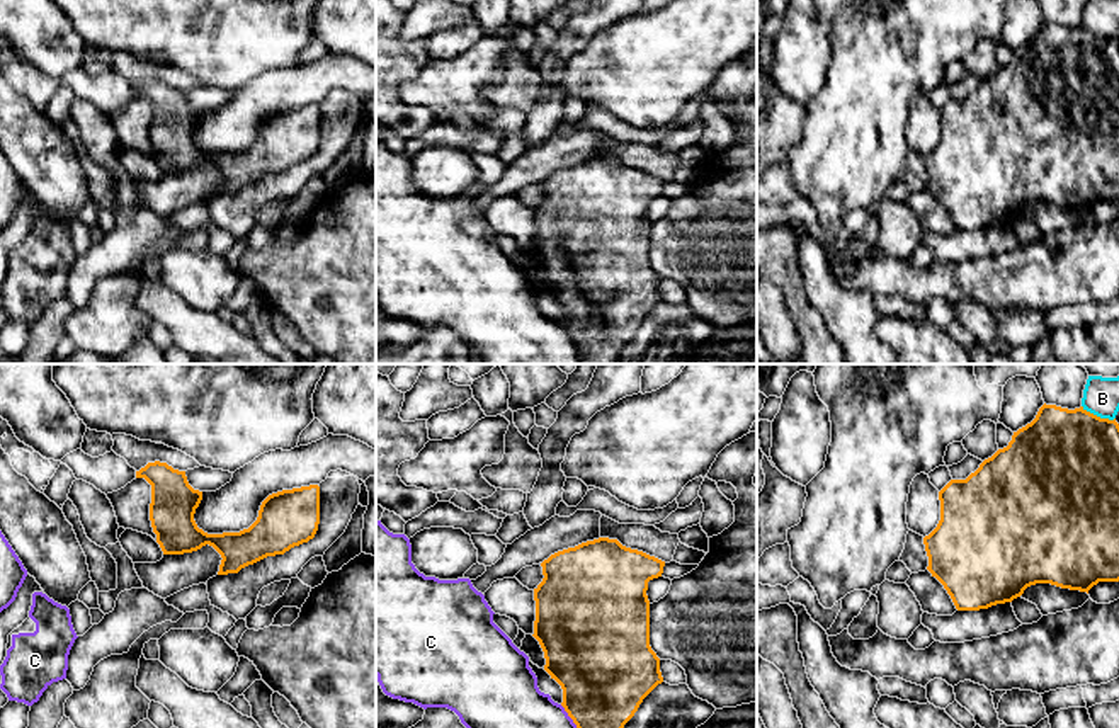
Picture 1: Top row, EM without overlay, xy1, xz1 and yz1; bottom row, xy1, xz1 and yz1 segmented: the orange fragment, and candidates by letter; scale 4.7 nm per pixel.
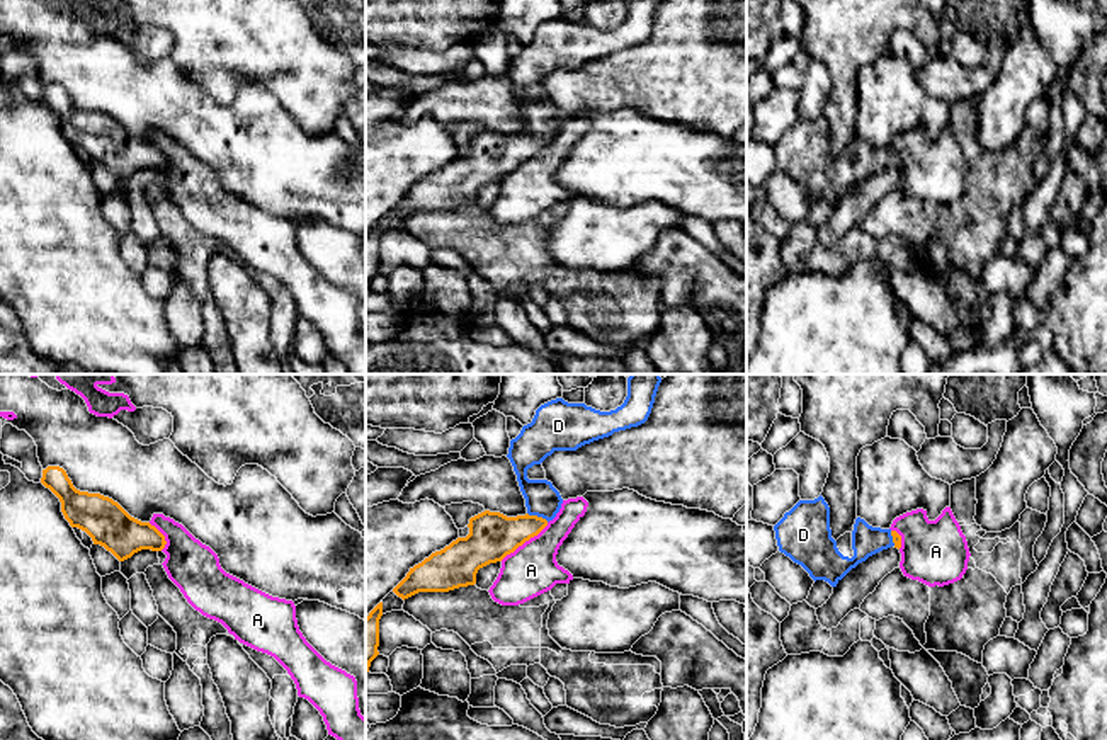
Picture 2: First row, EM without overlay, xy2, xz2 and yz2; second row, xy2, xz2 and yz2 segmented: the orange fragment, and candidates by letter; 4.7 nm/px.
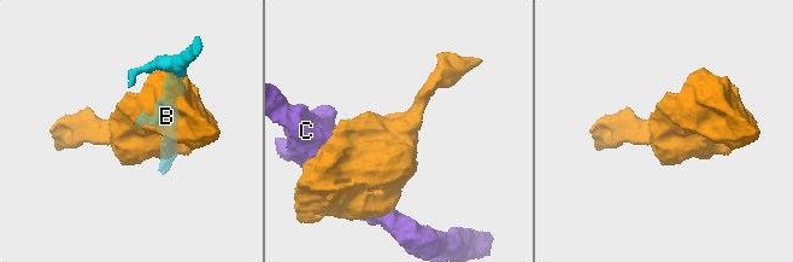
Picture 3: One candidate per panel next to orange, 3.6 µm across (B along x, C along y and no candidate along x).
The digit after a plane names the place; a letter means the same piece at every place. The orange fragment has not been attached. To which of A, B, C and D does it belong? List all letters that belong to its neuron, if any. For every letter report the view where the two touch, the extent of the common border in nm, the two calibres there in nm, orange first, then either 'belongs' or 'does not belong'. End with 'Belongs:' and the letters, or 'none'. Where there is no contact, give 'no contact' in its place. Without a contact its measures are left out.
A: xz2 | 300 nm | 220/240 nm | does not belong
B: yz1 | 170 nm | 480/160 nm | does not belong
C: xz1 | 220 nm | 420/440 nm | does not belong
D: xz2 | 110 nm | 220/160 nm | belongs
Belongs: D

